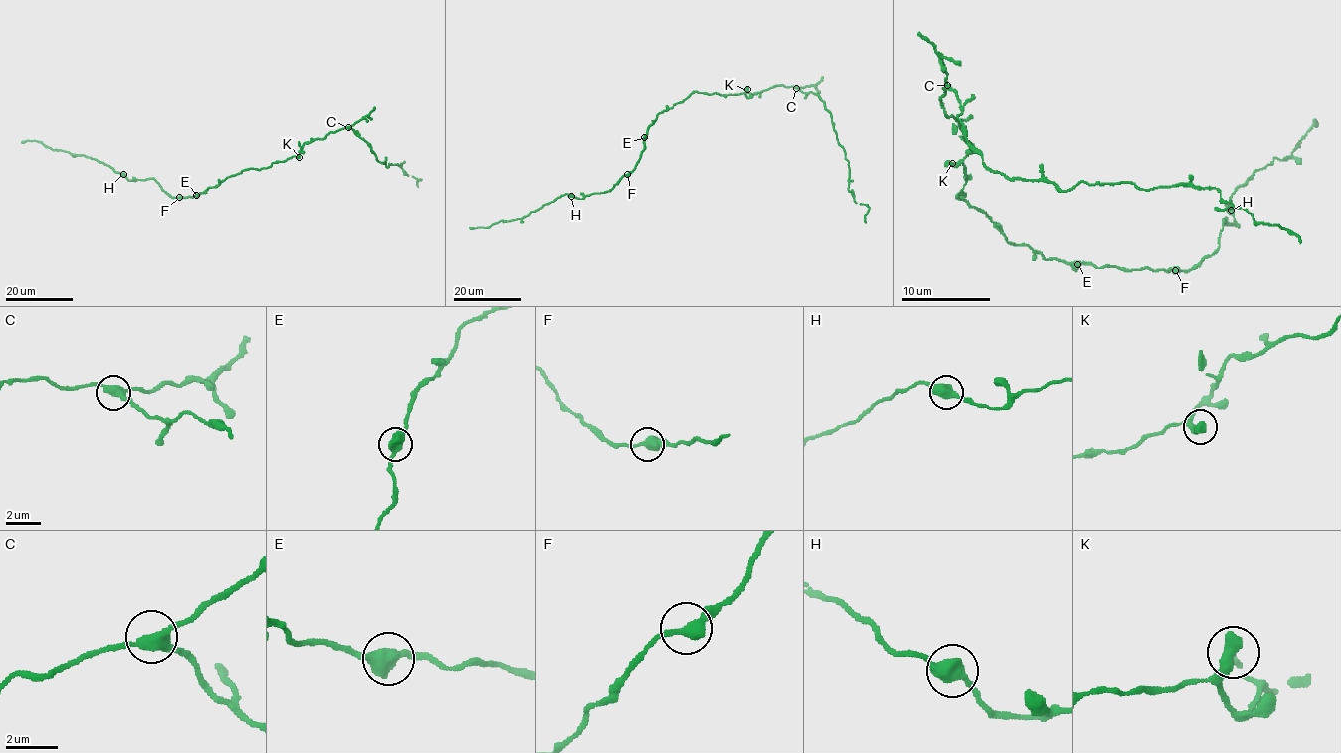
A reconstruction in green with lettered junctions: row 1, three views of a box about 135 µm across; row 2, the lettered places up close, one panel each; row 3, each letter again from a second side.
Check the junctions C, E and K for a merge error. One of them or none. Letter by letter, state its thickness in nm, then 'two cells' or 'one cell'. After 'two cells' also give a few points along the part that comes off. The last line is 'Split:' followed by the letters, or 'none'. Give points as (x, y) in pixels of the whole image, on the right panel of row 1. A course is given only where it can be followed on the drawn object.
C: calibre 360 nm; one cell
E: calibre 500 nm; one cell
K: calibre 600 nm; one cell
Split: none

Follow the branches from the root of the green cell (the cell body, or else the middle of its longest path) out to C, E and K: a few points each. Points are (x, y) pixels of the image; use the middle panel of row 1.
C: (697, 91), (709, 95), (743, 93), (748, 97), (776, 85), (796, 88)
E: (697, 91), (660, 112), (645, 137)
K: (697, 91), (736, 95), (747, 89)

